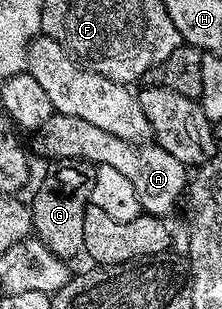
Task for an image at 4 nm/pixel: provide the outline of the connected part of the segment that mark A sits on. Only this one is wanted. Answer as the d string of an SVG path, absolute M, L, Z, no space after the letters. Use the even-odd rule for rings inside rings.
M57 113L43 127L38 128L36 138L38 138L39 149L50 158L50 161L84 159L86 162L95 165L112 165L112 169L124 173L124 177L128 177L128 181L132 181L132 189L136 189L136 197L140 197L140 205L145 214L170 217L170 214L174 211L174 206L181 199L183 202L184 196L187 194L188 168L180 161L176 161L176 157L172 157L172 153L168 153L153 142L129 143L120 137L116 137L113 133L108 133L105 129L99 129L97 125L91 125L89 121L83 121L81 117L68 117Z

